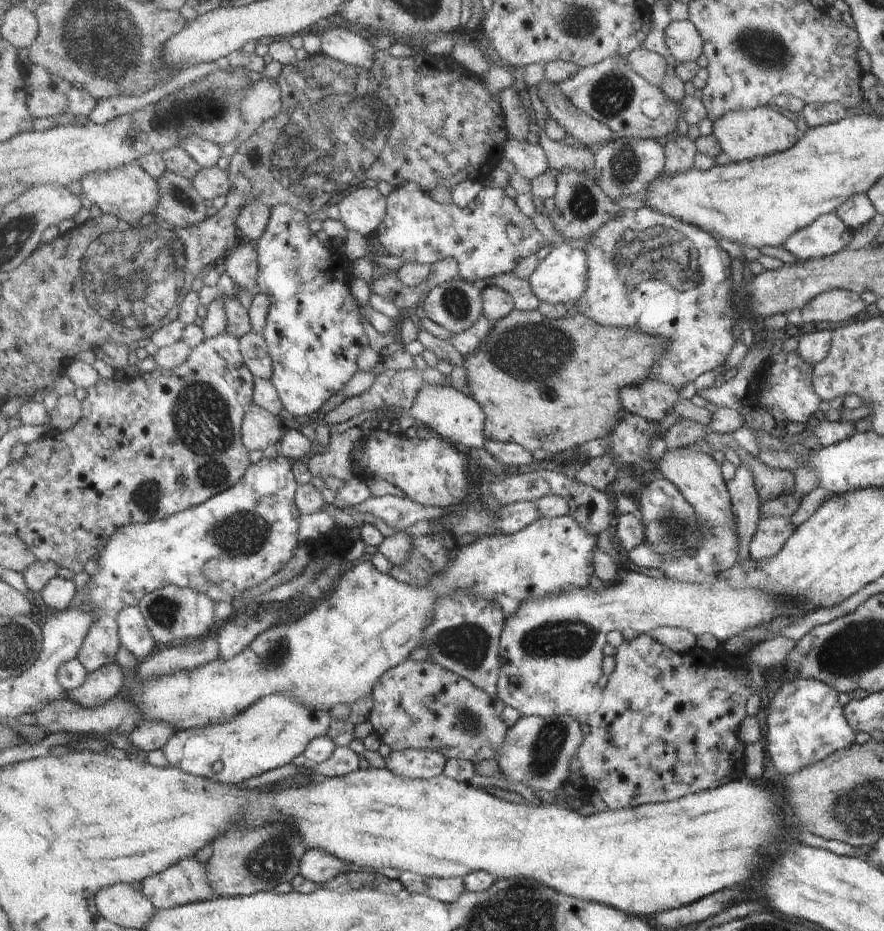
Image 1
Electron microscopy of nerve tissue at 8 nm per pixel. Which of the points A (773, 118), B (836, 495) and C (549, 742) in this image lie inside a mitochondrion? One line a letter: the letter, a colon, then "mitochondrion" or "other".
A: other
B: other
C: mitochondrion

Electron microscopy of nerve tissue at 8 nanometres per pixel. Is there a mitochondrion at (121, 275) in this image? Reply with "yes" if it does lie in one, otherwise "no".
yes

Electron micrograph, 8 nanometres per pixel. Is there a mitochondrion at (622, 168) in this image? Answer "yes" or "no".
yes

